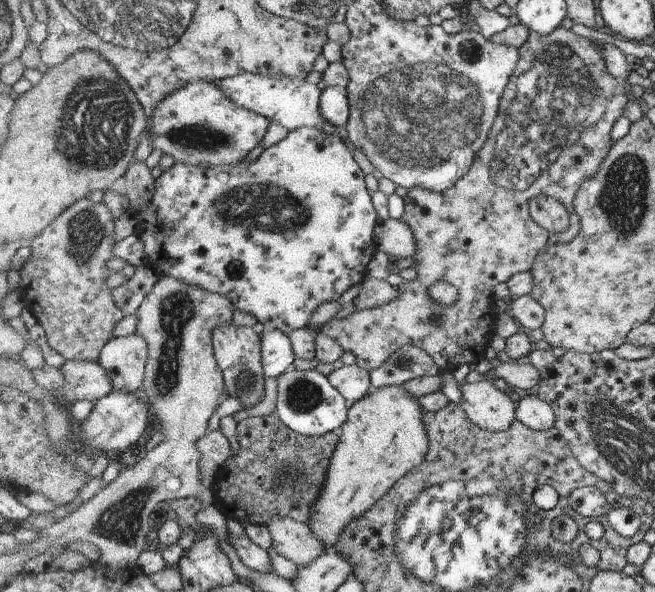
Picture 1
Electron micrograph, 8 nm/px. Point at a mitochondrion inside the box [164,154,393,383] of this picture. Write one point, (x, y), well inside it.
(262, 207)

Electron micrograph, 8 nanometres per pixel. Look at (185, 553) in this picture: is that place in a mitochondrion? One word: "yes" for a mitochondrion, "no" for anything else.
no

